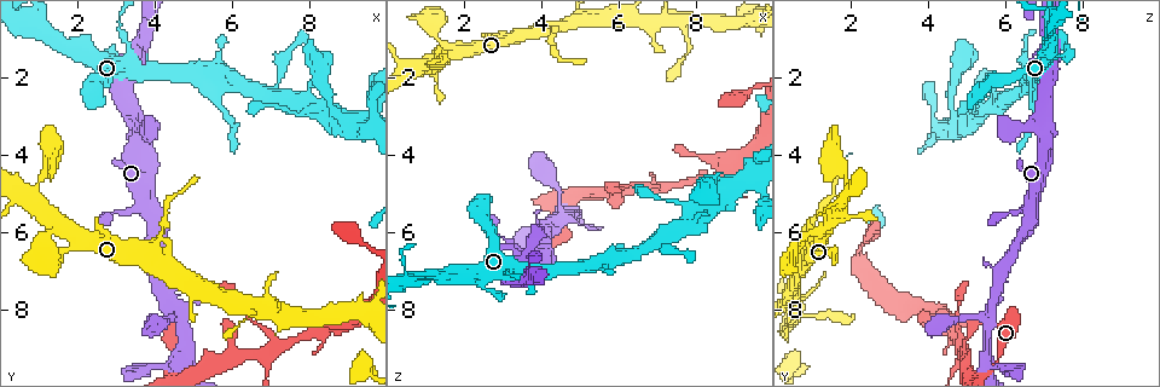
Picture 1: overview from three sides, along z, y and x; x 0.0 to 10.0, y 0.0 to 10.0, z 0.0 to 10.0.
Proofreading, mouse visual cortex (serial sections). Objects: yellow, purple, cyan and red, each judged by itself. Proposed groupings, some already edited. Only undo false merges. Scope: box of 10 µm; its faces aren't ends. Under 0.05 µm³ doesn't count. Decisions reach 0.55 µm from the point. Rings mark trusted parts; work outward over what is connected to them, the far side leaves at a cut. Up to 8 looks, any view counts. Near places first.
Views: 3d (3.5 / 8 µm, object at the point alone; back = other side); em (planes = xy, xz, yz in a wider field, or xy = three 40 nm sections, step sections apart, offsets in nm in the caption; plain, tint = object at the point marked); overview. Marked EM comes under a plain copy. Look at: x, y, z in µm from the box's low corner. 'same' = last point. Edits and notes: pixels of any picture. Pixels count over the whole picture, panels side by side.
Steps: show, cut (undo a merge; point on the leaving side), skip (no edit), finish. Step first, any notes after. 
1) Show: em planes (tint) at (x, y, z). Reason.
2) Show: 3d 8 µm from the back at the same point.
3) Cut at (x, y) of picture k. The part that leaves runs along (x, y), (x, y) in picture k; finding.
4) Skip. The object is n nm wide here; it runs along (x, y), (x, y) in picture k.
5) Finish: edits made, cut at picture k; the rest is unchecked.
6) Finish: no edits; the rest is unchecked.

Show: 3d 3.5 µm at (7.05, 8.90, 4.85). Looks like a crossing.

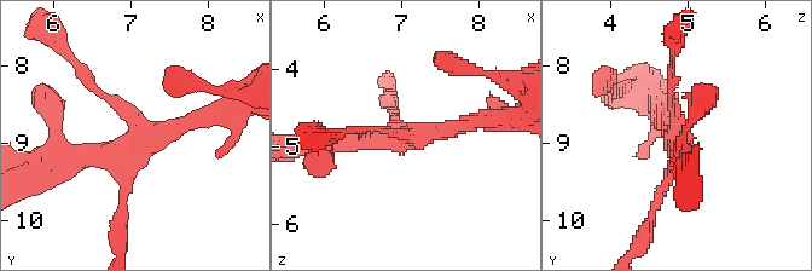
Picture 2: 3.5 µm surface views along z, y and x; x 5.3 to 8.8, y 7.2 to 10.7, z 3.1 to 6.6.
Show: em planes (tint) at (7.10, 8.95, 4.85). 4 arms meet here; the arms are 100, 150, 200, 300 nm wide.

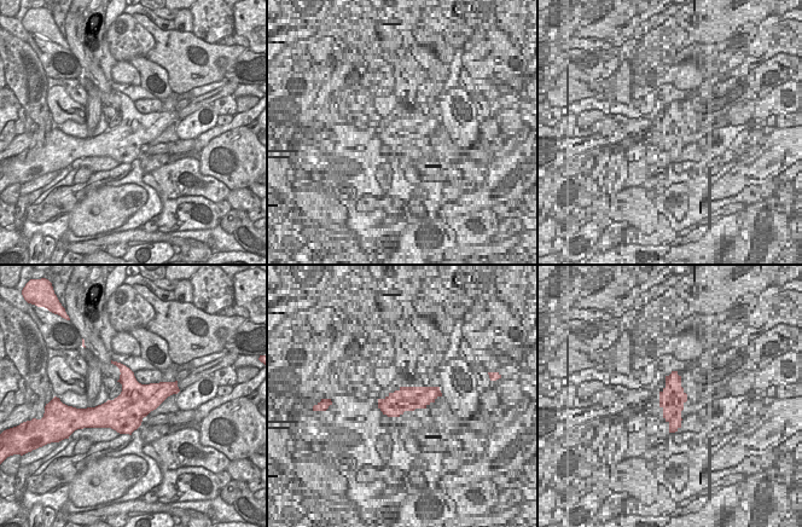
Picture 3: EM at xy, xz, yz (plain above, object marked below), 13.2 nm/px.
Skip. It runs along (63, 165), (212, 116) in picture 2; all the same cell.

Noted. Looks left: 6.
Show: 3d 3.5 µm at (8.95, 3.10, 4.90). Abrupt turn.

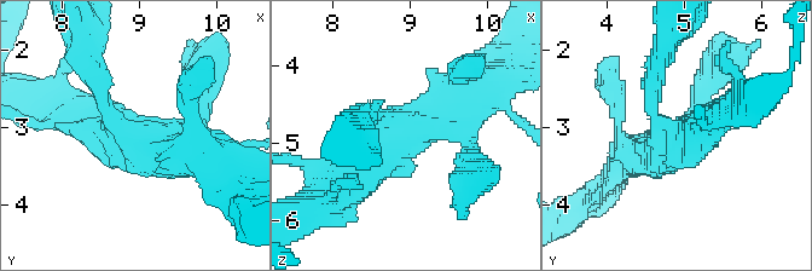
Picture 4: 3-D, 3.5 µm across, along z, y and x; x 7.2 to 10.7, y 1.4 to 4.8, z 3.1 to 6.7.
Show: em xy step 1 (tint) at (8.90, 3.15, 4.95).

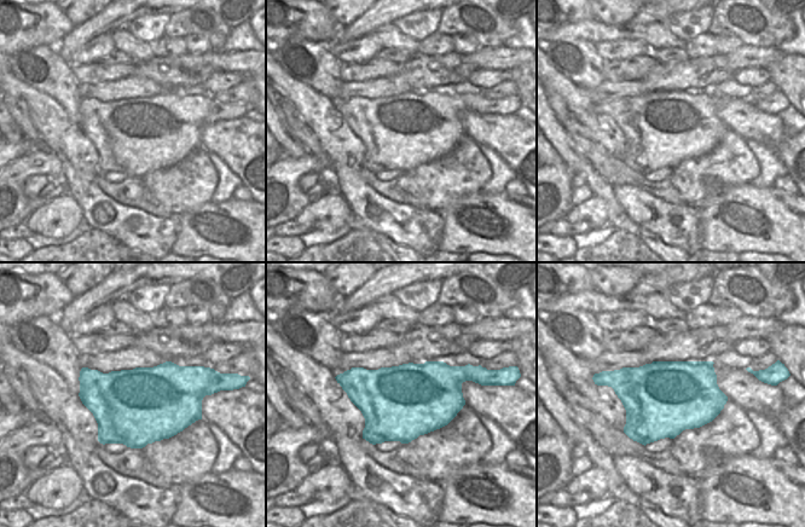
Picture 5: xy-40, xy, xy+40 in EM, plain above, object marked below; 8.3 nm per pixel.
Skip. Continuous, no second cell.

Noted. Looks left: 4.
Show: 3d 3.5 µm at (1.00, 0.75, 7.15). Thick turns thin.

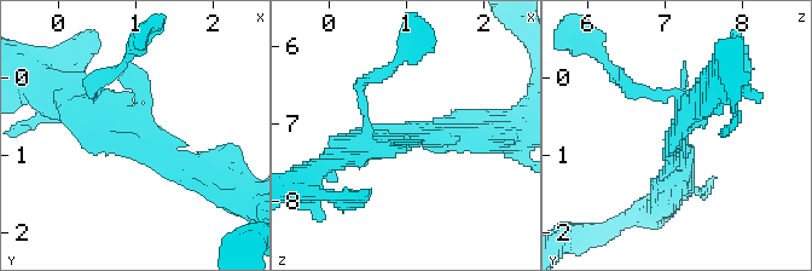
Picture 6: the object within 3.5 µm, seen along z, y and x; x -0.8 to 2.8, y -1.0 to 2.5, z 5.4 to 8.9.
Show: em xy step 2 (tint) at (0.90, 0.75, 7.15). Now the EM.

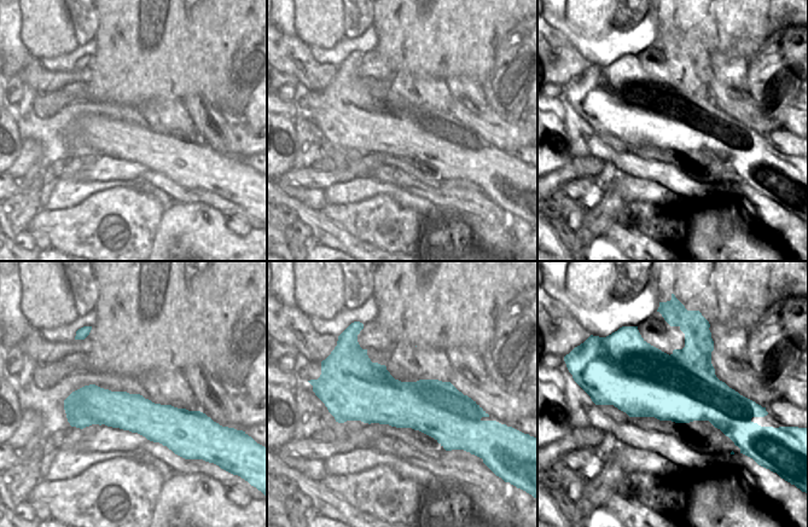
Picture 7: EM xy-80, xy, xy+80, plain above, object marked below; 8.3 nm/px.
Skip. It runs along (201, 172), (70, 97) in picture 6; all the same cell.

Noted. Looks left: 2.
Show: 3d 3.5 µm at (3.30, 2.25, 7.05). Arms part here.

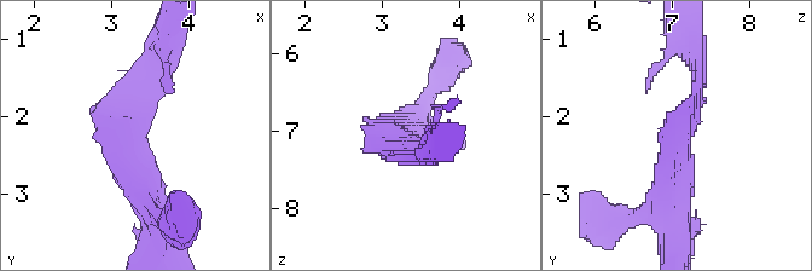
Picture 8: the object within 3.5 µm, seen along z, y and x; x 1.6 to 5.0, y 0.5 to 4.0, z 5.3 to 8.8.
Show: em xy step 3 (tint) at (3.25, 2.35, 7.05).

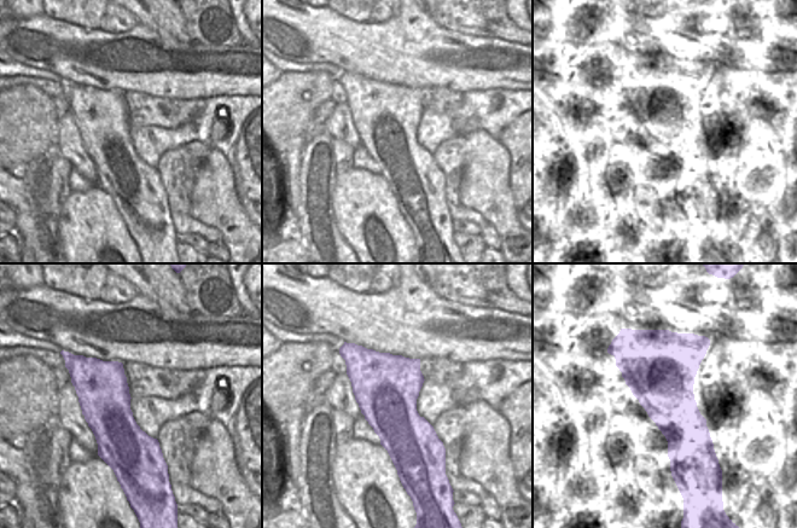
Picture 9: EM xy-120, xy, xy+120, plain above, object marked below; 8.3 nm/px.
Skip. The object is 550 nm wide here; it runs along (671, 215), (699, 70) in picture 8; one cell here.

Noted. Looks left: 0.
Finish: no edits; the rest is unchecked.

